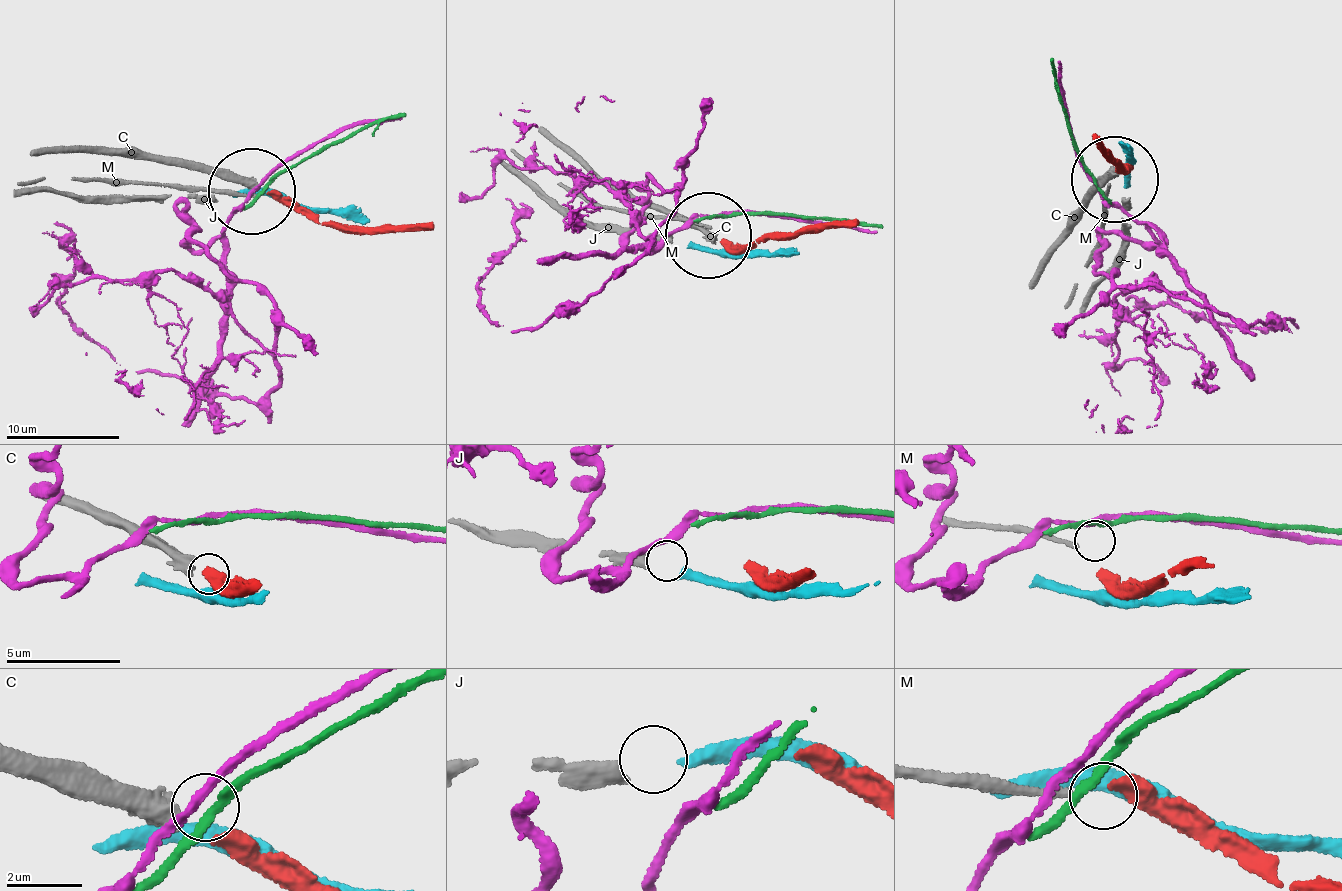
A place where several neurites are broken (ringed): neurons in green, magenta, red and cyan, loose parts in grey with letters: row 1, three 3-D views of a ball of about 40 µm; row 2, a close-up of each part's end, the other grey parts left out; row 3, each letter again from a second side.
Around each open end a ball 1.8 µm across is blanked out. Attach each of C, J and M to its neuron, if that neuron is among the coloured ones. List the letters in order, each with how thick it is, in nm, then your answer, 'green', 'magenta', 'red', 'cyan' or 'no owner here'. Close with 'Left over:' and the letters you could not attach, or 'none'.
C: 550 nm thick; red
J: 360 nm thick; cyan
M: 200 nm thick; no owner here
Left over: M

